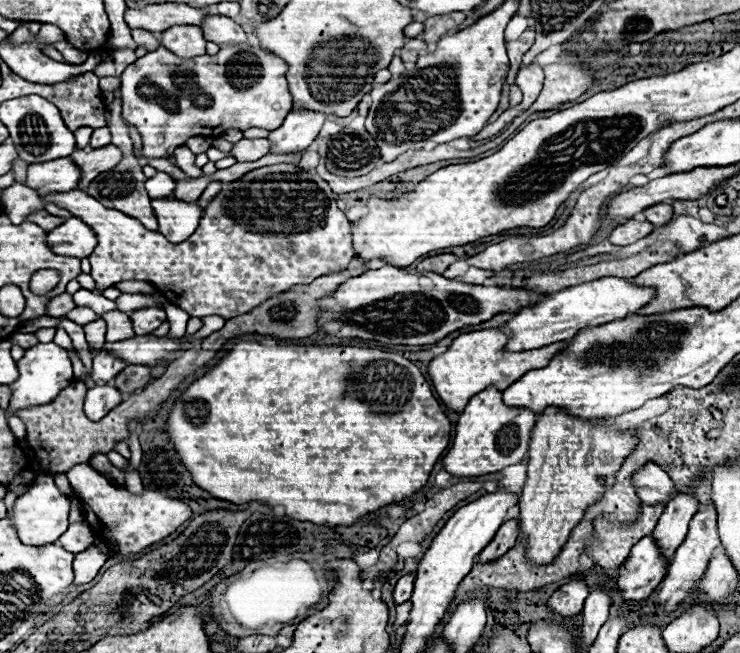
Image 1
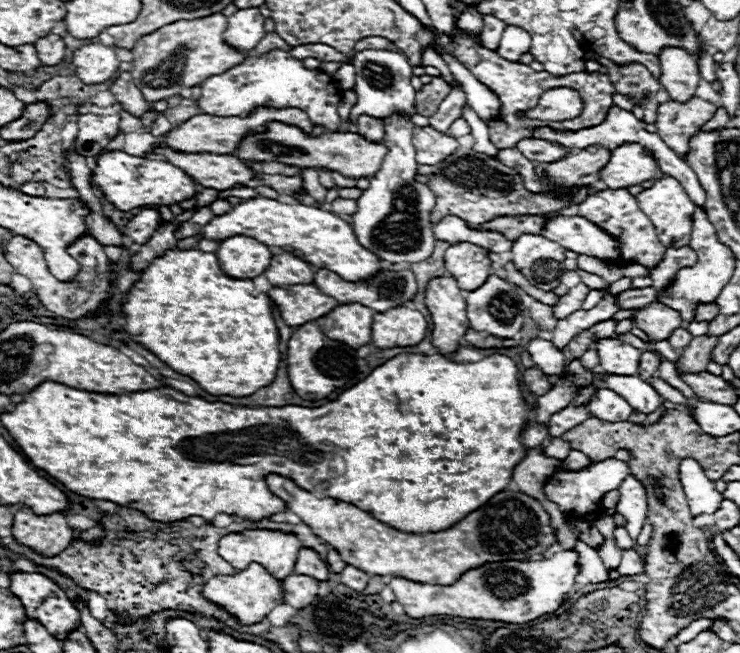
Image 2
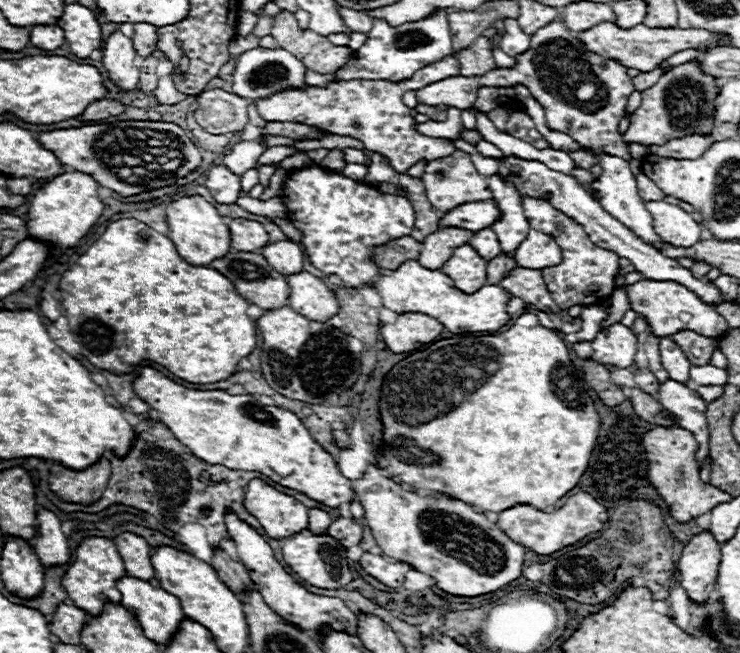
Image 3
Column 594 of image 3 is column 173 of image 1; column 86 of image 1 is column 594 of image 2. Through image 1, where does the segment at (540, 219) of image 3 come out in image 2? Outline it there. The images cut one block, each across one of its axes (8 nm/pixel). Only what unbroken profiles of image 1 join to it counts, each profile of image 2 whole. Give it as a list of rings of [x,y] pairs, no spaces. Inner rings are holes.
[[[608,188],[604,192],[596,192],[596,194],[588,196],[582,204],[564,209],[562,214],[586,216],[586,220],[594,220],[594,224],[598,224],[598,228],[606,228],[606,232],[610,232],[610,236],[618,236],[618,240],[622,240],[618,266],[636,262],[636,264],[642,264],[644,268],[652,270],[664,258],[666,248],[656,238],[656,230],[654,230],[650,218],[638,208],[636,198],[626,188],[620,188],[620,190],[610,190]]]

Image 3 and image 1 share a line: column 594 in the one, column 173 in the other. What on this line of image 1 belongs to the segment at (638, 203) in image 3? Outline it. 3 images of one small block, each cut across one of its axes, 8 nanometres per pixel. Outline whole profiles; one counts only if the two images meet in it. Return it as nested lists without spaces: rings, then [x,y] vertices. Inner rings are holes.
[[[156,172],[152,178],[146,180],[146,190],[148,190],[152,200],[166,200],[166,198],[170,198],[174,188],[176,188],[176,182],[166,172]]]

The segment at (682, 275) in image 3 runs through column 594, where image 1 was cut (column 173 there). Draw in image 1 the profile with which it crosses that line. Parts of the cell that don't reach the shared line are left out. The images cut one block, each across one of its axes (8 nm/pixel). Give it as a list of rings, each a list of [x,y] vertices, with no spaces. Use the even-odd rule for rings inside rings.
[[[176,198],[152,200],[152,208],[158,218],[158,232],[164,234],[172,244],[186,240],[196,230],[202,216],[198,204],[184,204]]]

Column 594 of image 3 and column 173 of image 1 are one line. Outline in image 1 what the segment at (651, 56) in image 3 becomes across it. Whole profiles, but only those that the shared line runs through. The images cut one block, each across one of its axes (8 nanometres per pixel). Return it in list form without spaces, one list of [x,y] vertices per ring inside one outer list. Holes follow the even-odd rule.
[[[172,26],[162,32],[160,44],[180,58],[196,58],[206,54],[206,40],[196,26]]]

